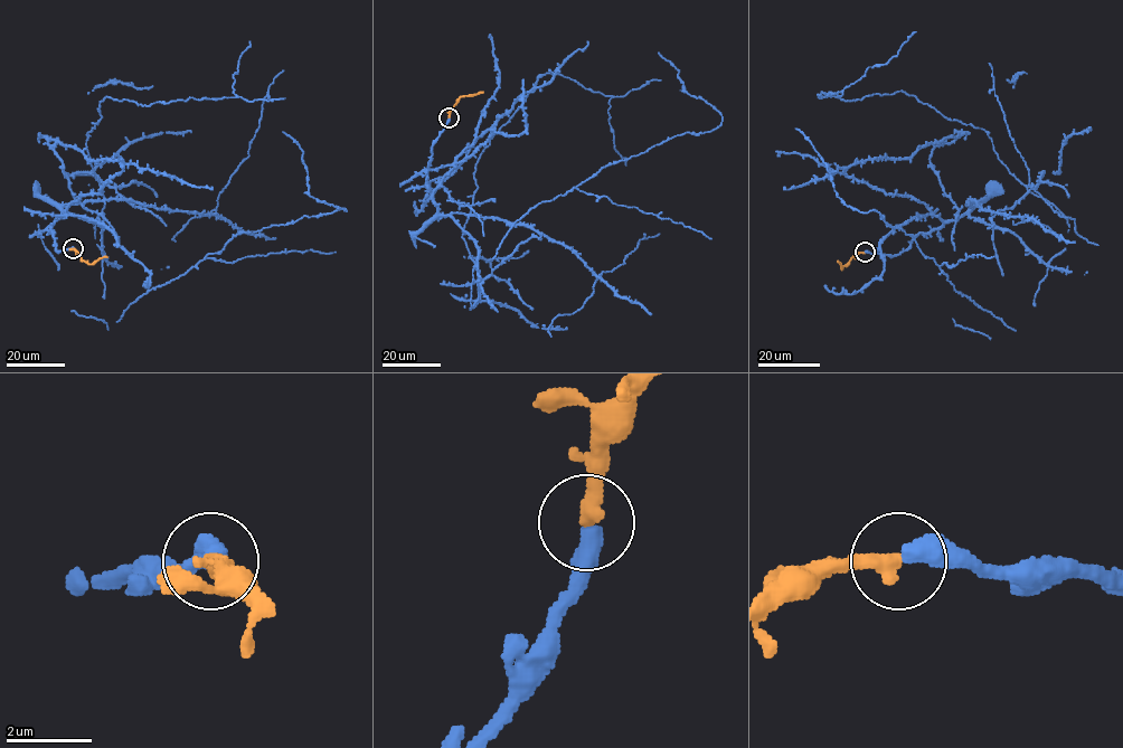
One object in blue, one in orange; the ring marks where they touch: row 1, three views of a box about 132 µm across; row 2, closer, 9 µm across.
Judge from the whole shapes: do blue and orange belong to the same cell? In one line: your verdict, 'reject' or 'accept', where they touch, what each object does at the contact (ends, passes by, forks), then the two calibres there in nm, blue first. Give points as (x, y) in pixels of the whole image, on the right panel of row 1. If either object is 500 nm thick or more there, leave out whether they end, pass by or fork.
accept; at (865, 252); blue ends there; orange ends there; 480 nm thick on the blue side, 420 nm on the other

